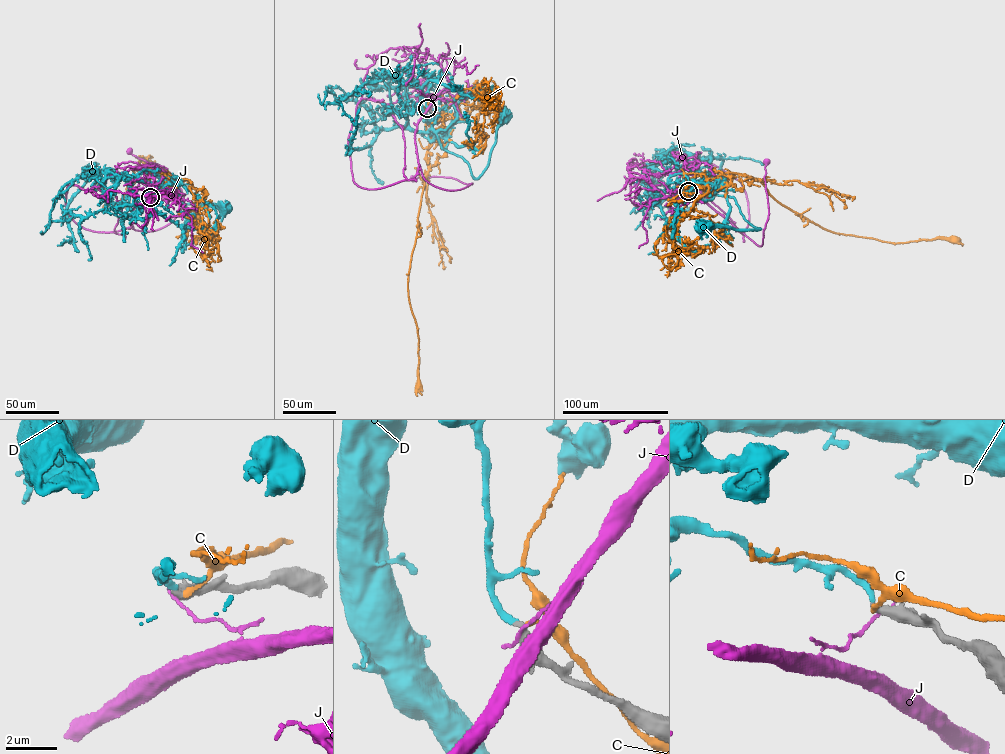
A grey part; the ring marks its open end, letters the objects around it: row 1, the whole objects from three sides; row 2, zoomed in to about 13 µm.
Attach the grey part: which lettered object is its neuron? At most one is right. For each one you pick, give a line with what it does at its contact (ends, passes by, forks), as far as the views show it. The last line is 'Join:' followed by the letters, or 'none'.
D: it ends
Join: D

